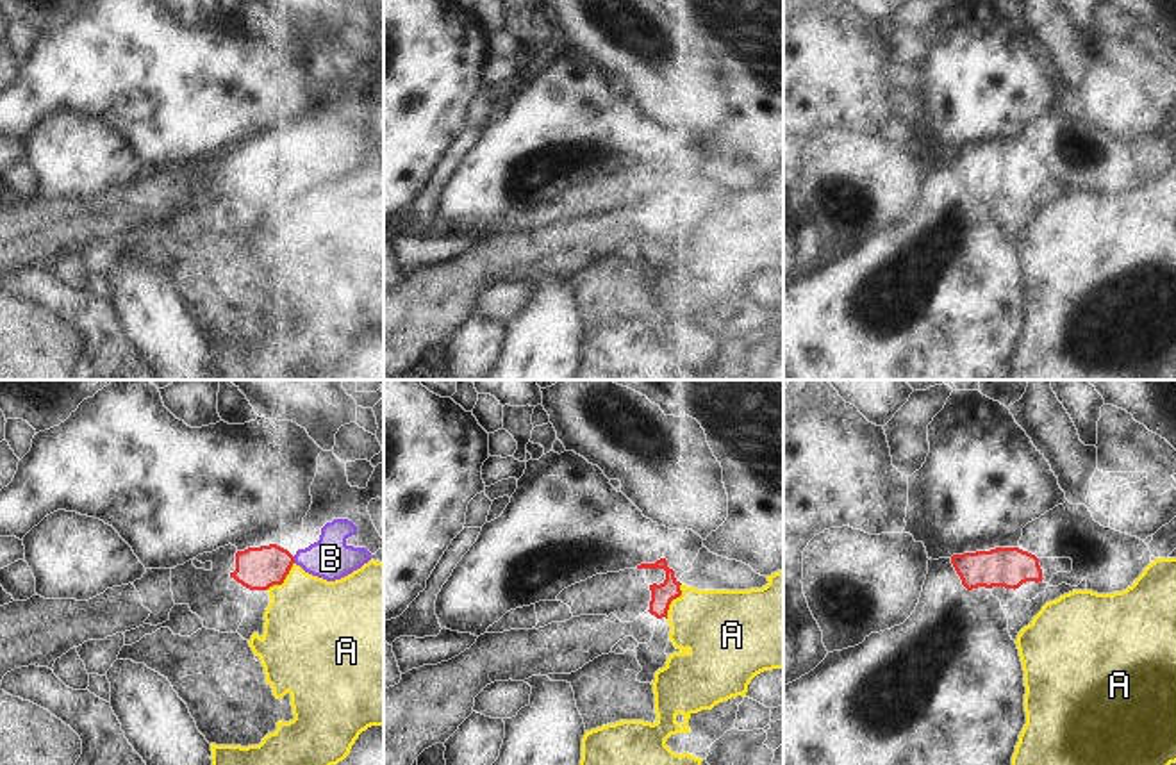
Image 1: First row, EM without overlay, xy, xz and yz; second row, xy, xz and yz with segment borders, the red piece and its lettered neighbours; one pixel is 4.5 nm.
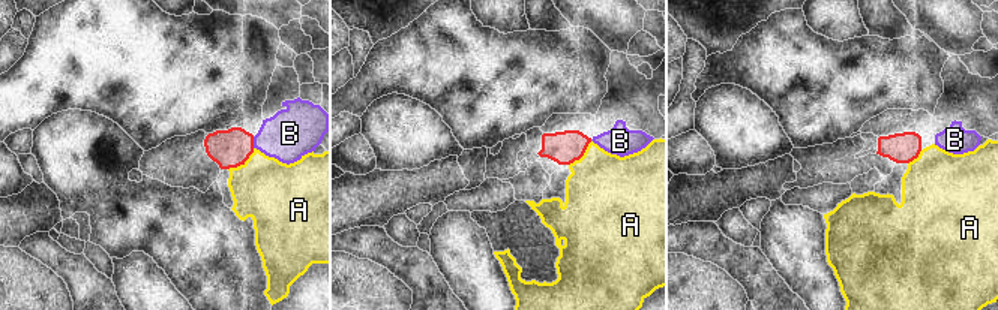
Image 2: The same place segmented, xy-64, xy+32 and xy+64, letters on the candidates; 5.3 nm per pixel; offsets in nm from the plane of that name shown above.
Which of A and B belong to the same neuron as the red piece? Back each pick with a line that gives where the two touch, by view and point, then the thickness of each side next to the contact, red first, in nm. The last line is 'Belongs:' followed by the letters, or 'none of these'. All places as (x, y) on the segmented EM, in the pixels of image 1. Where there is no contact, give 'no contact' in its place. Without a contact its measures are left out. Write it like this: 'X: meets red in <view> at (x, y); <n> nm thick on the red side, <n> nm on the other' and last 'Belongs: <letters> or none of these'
B: meets red in xy at (293, 560); 190 nm thick on the red side, 190 nm on the other
Belongs: B

